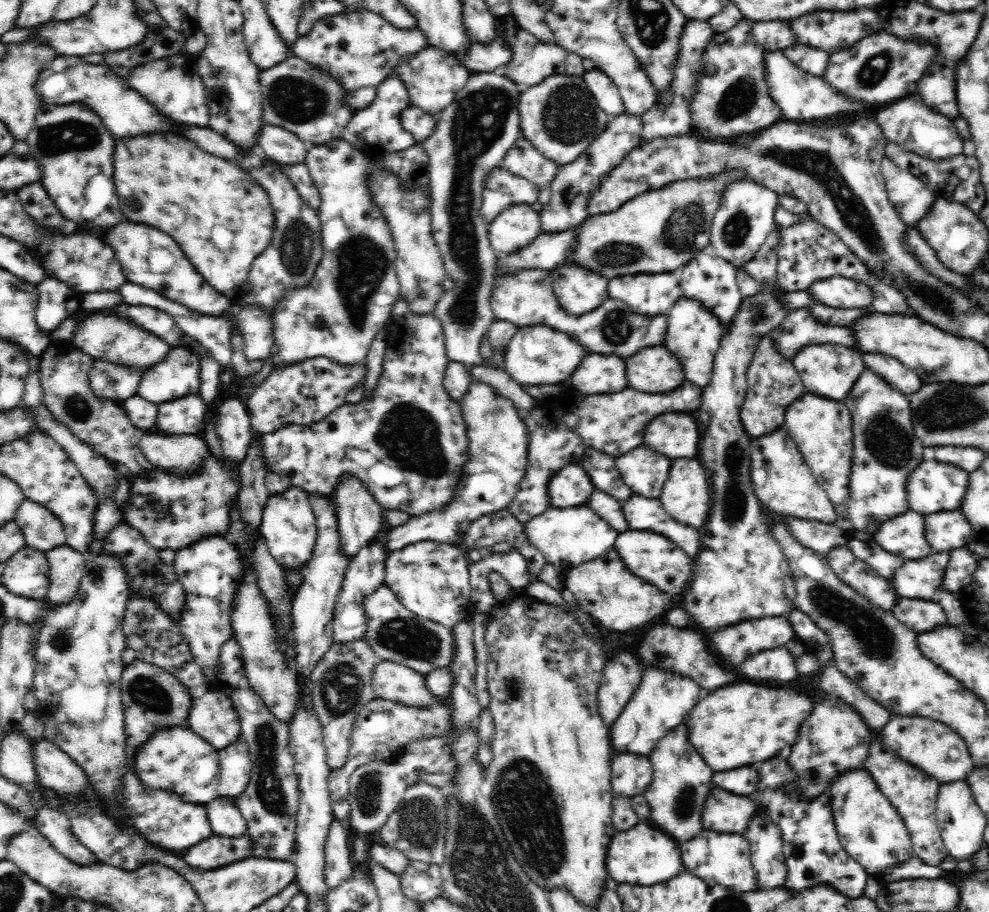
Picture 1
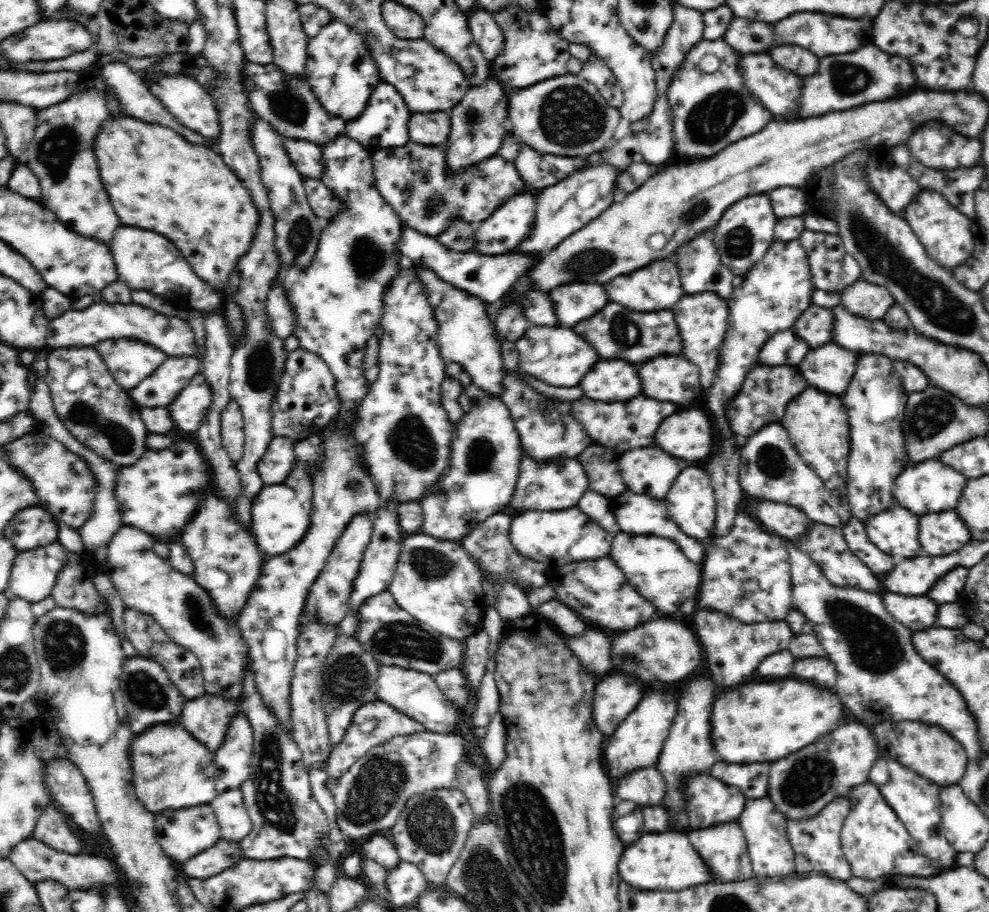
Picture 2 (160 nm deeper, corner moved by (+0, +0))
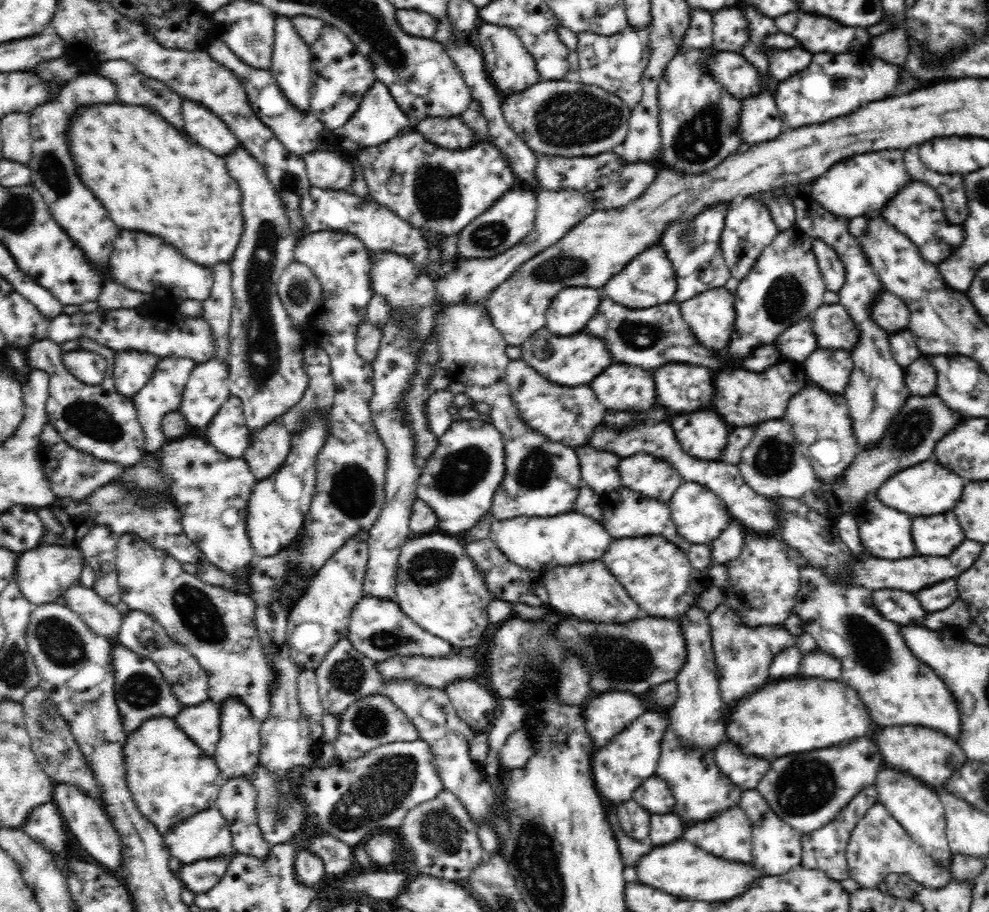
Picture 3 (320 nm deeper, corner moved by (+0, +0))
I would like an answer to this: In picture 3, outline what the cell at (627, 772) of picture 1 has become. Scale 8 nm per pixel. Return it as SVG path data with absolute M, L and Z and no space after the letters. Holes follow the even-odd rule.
M657 774L647 778L634 792L634 801L650 814L672 814L676 799L669 784Z

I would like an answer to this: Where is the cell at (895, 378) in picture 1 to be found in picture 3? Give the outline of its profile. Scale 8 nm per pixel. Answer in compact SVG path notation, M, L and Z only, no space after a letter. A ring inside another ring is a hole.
M922 356L905 370L905 385L911 395L936 396L938 390L937 370L930 358Z

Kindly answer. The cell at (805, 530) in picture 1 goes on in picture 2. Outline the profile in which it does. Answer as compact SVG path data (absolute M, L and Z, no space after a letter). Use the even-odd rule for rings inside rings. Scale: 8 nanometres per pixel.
M744 494L741 506L763 528L790 542L800 538L800 534L804 534L812 524L812 520L807 518L802 509L782 502L753 498Z

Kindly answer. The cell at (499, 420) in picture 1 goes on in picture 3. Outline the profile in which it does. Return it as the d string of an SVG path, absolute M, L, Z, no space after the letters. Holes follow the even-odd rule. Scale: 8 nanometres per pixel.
M490 418L453 419L450 428L437 438L438 444L432 450L432 456L426 460L416 486L417 498L426 502L438 517L437 531L450 535L466 532L482 516L491 512L492 496L496 486L502 482L505 472L505 452L502 433L490 423Z

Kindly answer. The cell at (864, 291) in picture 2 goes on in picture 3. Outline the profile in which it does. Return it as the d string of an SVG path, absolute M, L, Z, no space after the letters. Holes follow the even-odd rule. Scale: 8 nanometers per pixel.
M886 291L873 306L874 321L888 334L910 330L910 309L896 295Z

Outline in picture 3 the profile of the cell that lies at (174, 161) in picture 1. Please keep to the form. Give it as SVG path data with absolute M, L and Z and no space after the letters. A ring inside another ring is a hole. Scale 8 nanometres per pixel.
M112 102L102 106L78 108L68 130L68 150L76 164L78 178L106 206L116 226L142 230L164 238L188 260L212 267L230 260L242 234L242 191L227 169L225 159L204 150L164 117L138 104Z

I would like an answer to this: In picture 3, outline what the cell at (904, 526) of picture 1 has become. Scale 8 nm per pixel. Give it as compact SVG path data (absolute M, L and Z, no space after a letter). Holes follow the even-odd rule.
M876 497L866 500L853 514L856 523L858 523L860 545L864 547L866 553L870 553L870 556L878 556L878 558L886 558L886 560L898 560L898 558L906 558L906 556L916 556L912 534L910 534L911 522L906 514L886 506Z

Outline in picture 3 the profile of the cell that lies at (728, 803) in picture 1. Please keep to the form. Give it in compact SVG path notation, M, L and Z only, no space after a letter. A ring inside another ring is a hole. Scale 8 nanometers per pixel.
M671 724L666 726L662 736L656 774L669 784L676 799L675 812L684 822L715 818L728 808L739 805L741 800L743 790L721 773L715 761L714 748L690 746L674 732Z

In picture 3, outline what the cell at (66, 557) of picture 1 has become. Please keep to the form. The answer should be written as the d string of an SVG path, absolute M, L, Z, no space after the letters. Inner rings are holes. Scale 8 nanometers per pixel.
M74 583L63 597L66 606L72 609L81 619L100 636L118 646L119 630L123 624L124 616L117 610L102 601L92 588L86 588L81 583Z

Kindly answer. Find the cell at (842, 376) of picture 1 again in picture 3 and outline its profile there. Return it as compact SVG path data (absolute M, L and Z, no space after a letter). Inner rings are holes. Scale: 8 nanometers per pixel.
M816 350L803 361L806 376L830 393L843 395L850 383L853 359L846 350Z

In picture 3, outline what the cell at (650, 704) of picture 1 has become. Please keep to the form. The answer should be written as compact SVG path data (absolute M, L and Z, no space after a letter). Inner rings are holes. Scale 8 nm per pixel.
M655 710L642 713L628 728L619 732L602 748L592 754L592 779L598 795L604 802L613 805L634 801L633 792L651 776L656 775L658 758L661 752L662 736L666 726L671 724L668 711Z

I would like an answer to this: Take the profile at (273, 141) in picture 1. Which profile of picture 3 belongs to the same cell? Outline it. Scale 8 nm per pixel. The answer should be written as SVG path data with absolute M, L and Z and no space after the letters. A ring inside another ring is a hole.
M312 151L302 156L312 187L353 192L353 164L338 152Z

